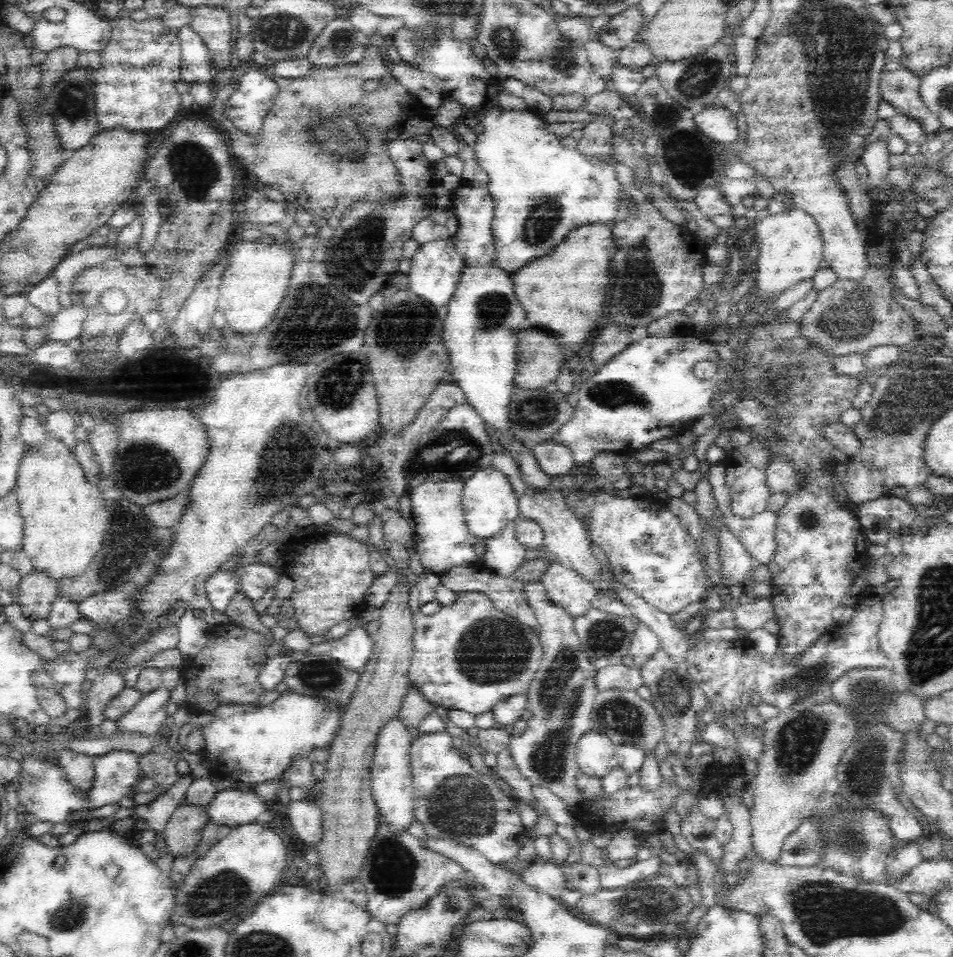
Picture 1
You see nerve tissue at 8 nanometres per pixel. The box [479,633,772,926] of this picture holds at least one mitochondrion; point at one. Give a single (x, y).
(560, 690)

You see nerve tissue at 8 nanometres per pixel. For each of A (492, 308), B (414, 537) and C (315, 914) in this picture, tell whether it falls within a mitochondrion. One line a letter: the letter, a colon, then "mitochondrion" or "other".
A: mitochondrion
B: other
C: other

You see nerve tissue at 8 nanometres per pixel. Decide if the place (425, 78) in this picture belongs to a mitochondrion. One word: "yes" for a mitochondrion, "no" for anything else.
no

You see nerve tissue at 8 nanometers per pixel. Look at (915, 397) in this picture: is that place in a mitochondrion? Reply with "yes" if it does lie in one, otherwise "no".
yes

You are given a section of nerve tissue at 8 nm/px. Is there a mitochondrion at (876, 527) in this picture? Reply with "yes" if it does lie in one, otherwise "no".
no

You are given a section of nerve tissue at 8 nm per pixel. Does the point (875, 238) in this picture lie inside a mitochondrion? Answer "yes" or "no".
no

